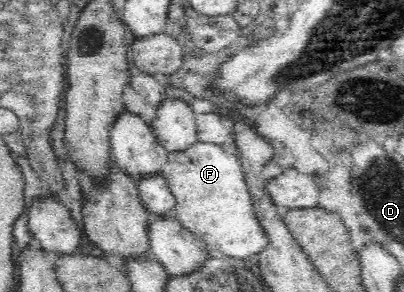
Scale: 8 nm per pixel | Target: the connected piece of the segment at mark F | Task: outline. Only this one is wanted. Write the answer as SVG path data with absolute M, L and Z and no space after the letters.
M208 113L197 117L196 127L199 142L187 150L170 154L168 158L169 173L166 173L166 181L176 200L175 218L181 222L187 231L192 232L197 238L205 242L207 251L211 253L211 256L220 258L225 255L245 260L247 256L259 254L265 250L268 238L258 222L252 205L252 198L241 161L236 156L227 154L221 146L231 138L231 132L234 131L233 124L235 124L235 118L231 118L231 116L221 117L219 113Z

